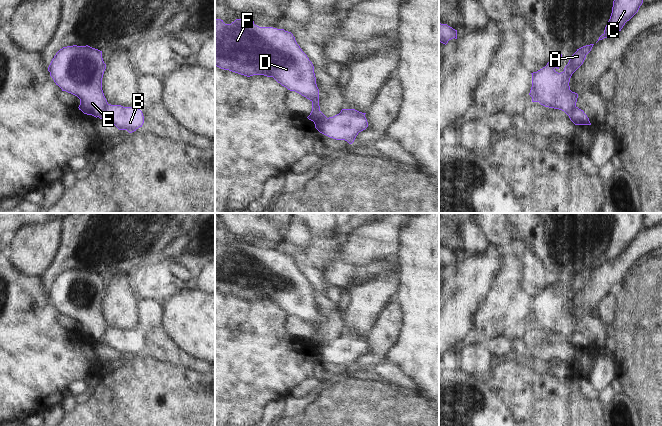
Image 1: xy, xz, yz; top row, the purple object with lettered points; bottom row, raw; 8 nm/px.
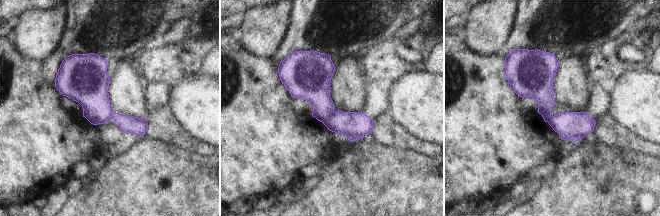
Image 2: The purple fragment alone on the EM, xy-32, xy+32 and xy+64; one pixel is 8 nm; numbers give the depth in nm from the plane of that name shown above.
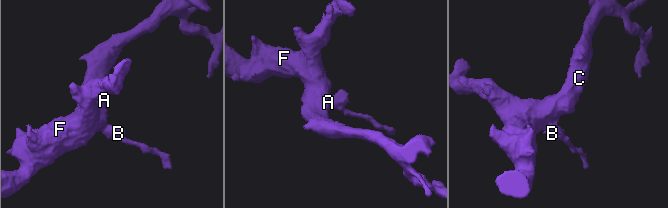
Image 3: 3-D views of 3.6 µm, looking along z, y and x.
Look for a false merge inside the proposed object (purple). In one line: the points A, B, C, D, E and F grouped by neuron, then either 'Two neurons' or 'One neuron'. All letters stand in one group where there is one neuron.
Groups: A C D E F / B. Two neurons.

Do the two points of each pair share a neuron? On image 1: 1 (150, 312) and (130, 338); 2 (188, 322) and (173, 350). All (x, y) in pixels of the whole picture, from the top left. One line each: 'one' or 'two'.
1: one
2: two

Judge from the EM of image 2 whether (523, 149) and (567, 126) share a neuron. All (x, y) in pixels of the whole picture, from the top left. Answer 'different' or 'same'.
different

